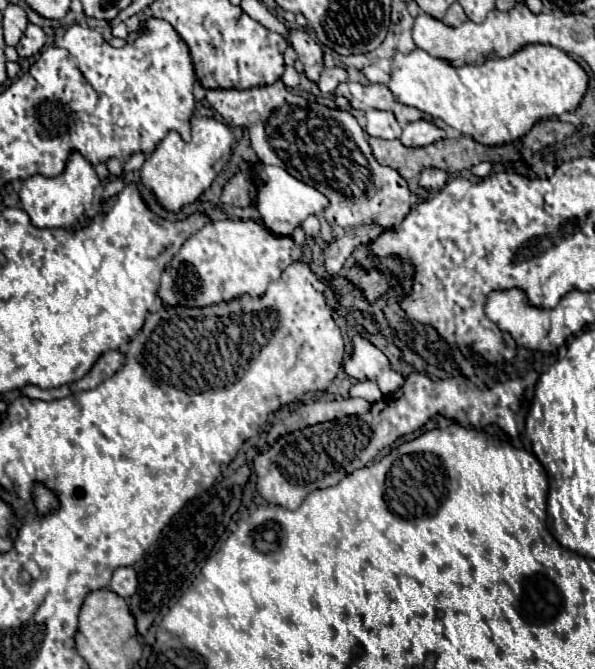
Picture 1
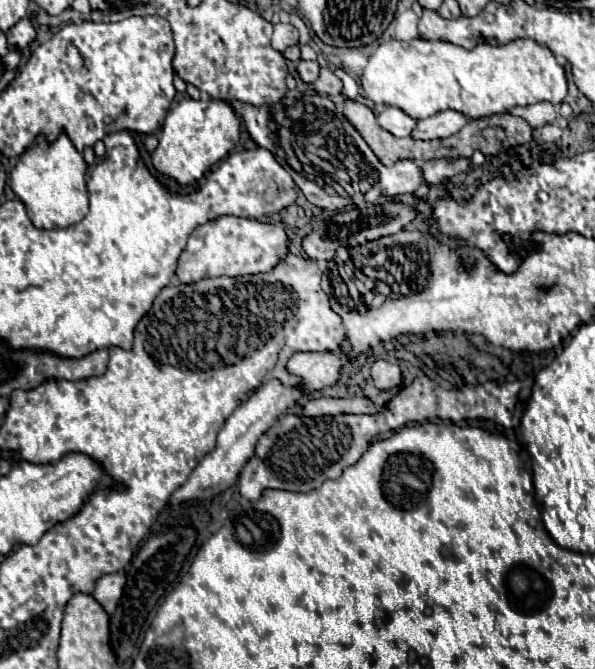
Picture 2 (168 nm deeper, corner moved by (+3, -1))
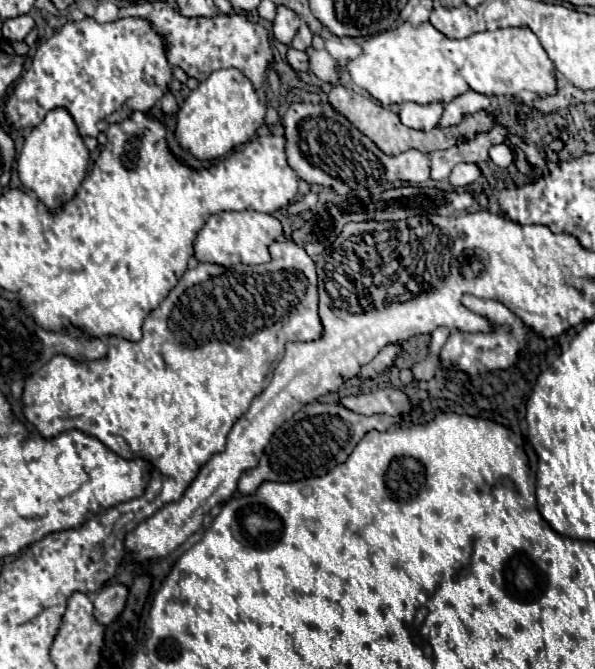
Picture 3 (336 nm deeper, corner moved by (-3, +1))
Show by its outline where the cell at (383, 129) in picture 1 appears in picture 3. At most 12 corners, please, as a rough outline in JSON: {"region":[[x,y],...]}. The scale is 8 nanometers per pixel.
{"region":[[405,103],[399,111],[403,125],[431,131],[443,105]]}

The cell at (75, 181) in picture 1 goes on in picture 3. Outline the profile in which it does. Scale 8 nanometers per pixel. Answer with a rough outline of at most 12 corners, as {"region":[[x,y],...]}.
{"region":[[53,109],[17,157],[23,187],[53,213],[89,167],[73,117]]}

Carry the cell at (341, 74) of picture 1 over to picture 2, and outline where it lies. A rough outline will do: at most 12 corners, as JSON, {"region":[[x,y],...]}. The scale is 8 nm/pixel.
{"region":[[299,61],[297,77],[313,83],[319,77],[317,61]]}

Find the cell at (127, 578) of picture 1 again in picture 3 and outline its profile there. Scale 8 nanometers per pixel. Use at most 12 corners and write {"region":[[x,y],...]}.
{"region":[[103,587],[95,597],[95,619],[109,625],[125,607],[127,587]]}

